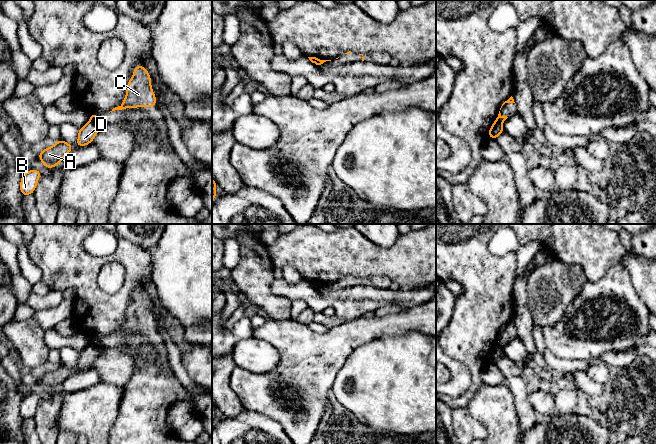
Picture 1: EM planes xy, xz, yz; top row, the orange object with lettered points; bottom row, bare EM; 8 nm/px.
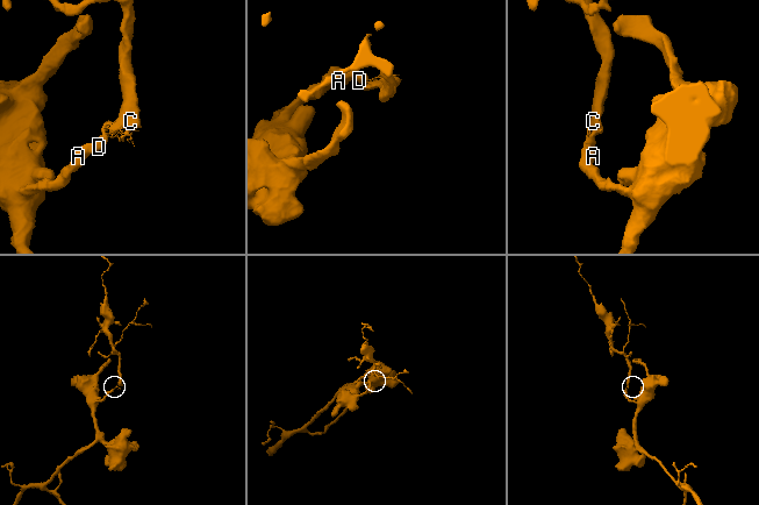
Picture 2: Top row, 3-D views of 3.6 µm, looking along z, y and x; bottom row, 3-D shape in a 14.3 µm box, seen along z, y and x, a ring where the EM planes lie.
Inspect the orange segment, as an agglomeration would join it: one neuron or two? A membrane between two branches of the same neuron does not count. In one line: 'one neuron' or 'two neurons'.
two neurons

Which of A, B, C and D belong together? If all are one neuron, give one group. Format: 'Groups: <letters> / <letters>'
Groups: A B D / C

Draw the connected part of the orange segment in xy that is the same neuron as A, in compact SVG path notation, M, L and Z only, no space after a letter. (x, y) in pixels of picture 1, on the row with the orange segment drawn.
M60 139L54 146L47 147L38 153L39 160L46 168L53 168L59 165L60 161L72 150L72 145Z

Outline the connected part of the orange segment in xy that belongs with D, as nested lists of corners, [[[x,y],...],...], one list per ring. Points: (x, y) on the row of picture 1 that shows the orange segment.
[[[90,120],[83,127],[79,128],[77,146],[82,147],[92,143],[94,137],[99,132],[100,124]]]

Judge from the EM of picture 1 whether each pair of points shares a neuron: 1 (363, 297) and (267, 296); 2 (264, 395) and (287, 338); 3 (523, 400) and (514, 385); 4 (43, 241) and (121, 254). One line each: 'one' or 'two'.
1: two
2: one
3: one
4: one

